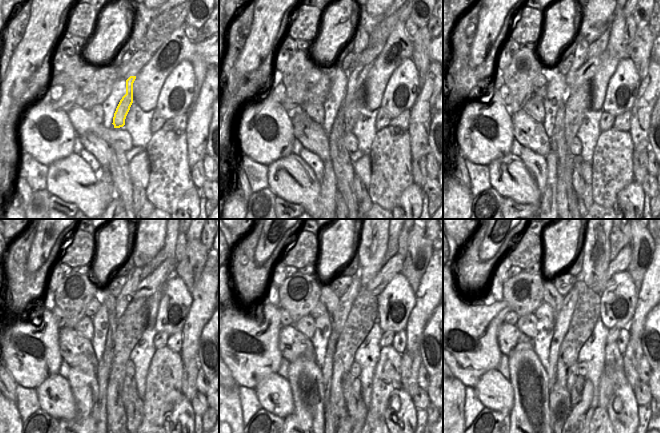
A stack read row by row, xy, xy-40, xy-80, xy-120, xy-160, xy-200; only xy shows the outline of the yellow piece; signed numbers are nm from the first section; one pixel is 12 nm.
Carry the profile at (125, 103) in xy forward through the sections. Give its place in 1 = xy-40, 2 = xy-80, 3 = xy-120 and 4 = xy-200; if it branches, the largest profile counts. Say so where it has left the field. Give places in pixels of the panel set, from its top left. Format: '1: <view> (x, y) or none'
1: xy-40 (357, 76)
2: xy-80 (586, 72)
3: xy-120 (147, 287)
4: xy-200 (621, 263)

